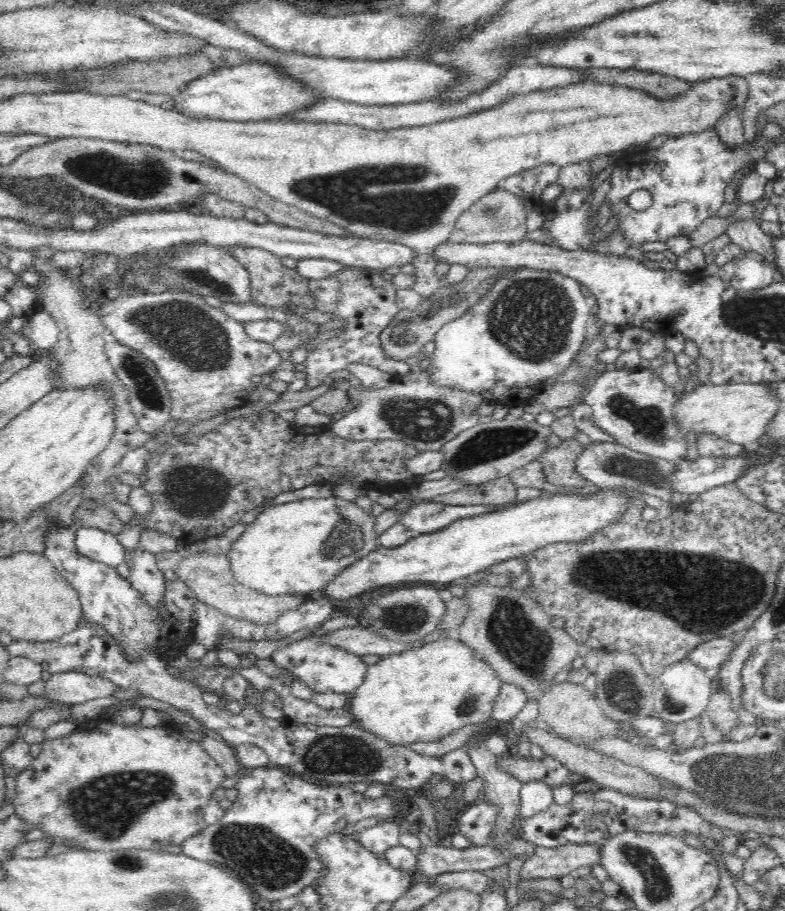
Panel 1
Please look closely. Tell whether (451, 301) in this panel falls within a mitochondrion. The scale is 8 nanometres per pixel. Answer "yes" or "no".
yes

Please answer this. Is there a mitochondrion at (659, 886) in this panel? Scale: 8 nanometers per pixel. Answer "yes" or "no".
yes

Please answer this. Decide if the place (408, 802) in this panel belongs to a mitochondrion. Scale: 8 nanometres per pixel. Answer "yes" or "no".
no

